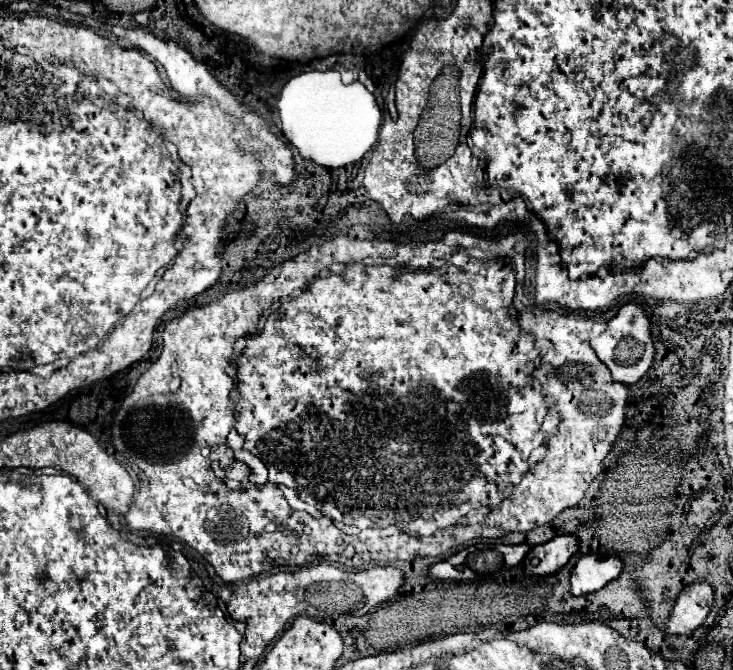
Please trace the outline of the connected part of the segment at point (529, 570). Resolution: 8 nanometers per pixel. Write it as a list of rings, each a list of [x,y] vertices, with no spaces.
[[[562,534],[552,538],[546,544],[534,546],[532,552],[524,558],[524,572],[526,574],[554,574],[558,572],[580,548],[580,540],[570,534]]]

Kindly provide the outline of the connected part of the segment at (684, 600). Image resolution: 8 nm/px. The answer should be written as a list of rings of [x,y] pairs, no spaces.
[[[694,582],[686,586],[668,618],[668,634],[690,634],[708,616],[714,604],[714,588],[708,582]]]

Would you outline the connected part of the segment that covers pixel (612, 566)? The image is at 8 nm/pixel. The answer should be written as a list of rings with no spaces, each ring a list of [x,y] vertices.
[[[598,554],[582,556],[570,576],[570,592],[574,596],[584,596],[604,588],[610,580],[616,580],[622,572],[624,562],[618,556],[602,558]]]

